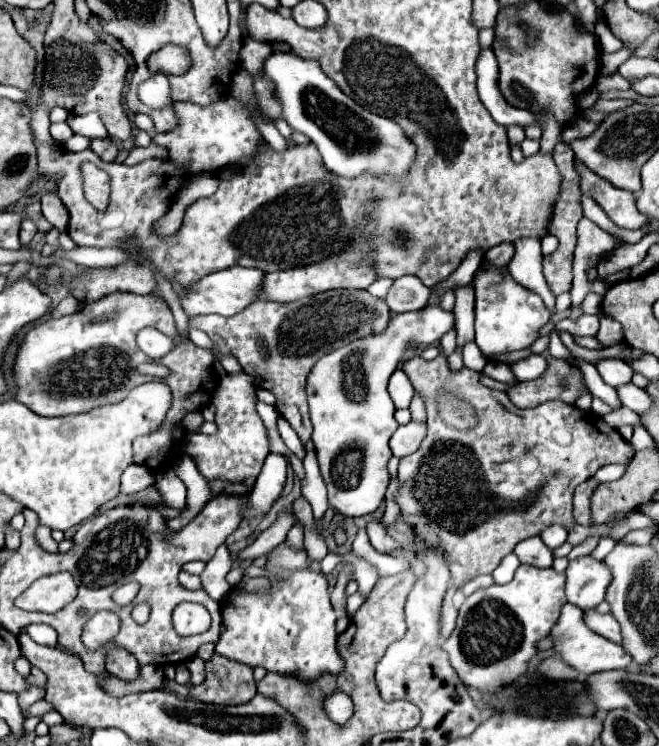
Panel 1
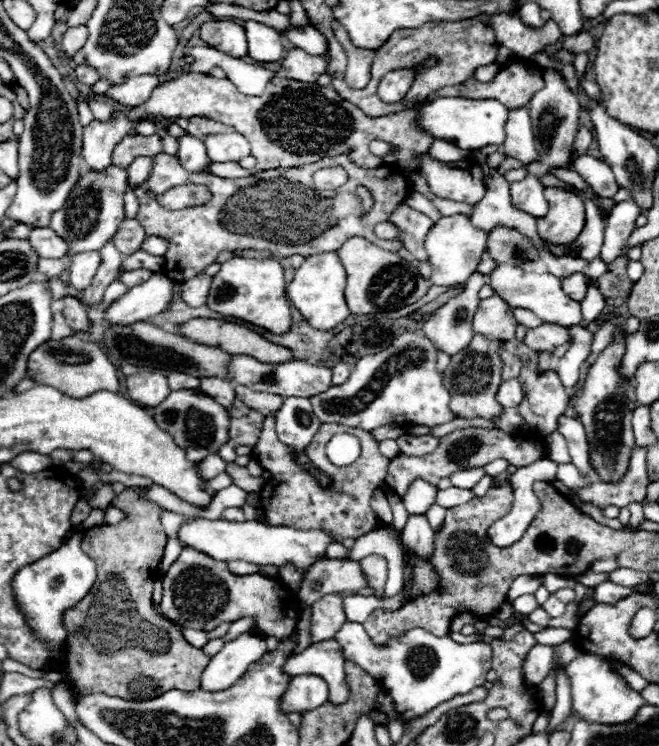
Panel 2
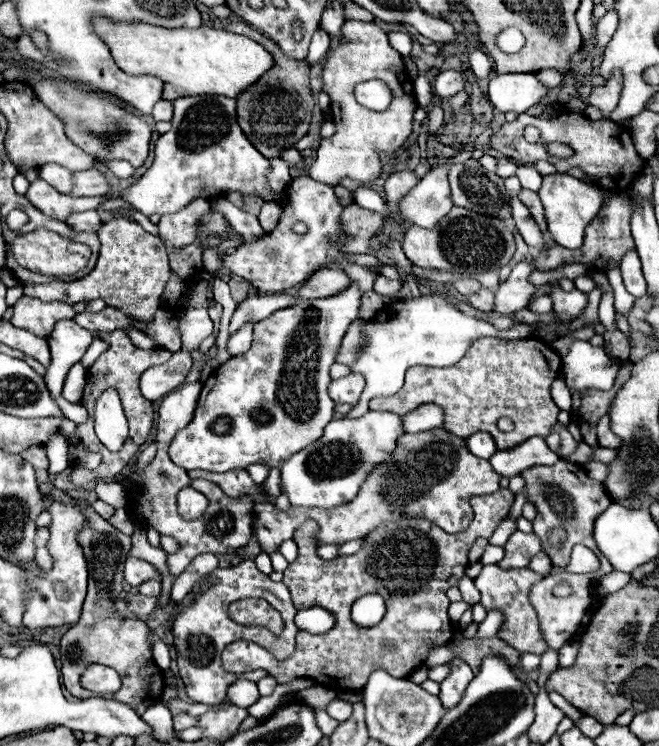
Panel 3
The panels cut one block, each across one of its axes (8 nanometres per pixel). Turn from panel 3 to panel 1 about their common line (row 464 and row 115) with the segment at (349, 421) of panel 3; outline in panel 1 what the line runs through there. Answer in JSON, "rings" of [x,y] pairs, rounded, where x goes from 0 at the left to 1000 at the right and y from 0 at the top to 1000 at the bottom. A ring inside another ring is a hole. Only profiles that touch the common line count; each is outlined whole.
{"rings":[[[413,70],[398,88],[398,99],[404,102],[404,107],[413,110],[416,118],[416,129],[419,134],[428,139],[428,158],[437,164],[437,169],[449,177],[458,177],[461,182],[470,185],[470,190],[476,190],[489,206],[492,223],[522,239],[540,239],[552,231],[561,233],[592,233],[598,239],[610,239],[619,228],[622,220],[628,214],[628,193],[622,193],[622,188],[616,188],[610,172],[604,172],[604,166],[598,166],[598,161],[586,161],[580,155],[571,155],[558,147],[552,147],[549,142],[543,142],[534,131],[528,131],[507,107],[501,107],[486,86],[480,80],[464,80],[455,78],[443,70]]]}

